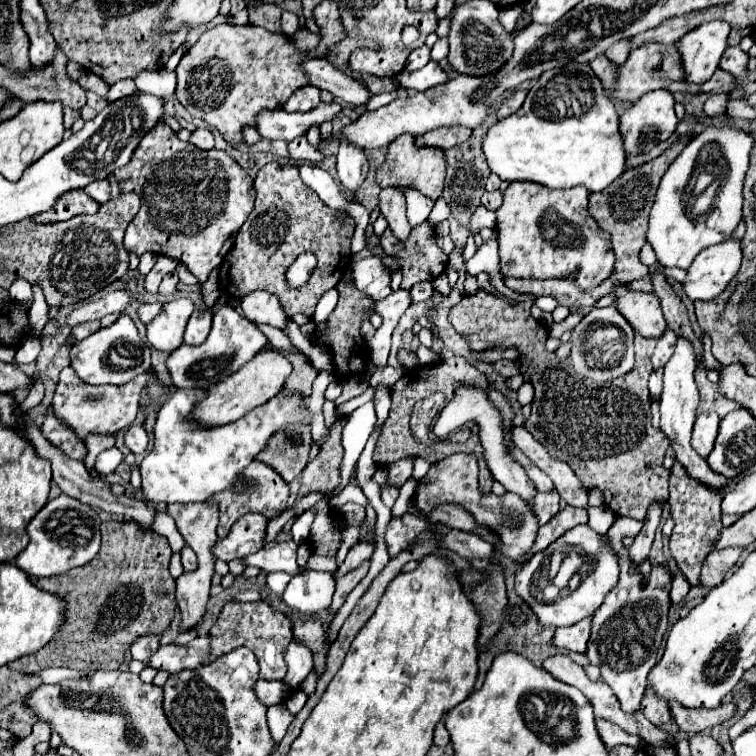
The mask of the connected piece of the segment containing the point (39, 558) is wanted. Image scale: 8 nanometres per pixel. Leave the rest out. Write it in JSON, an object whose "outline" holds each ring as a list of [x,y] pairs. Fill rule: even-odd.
{"outline":[[[62,493],[60,497],[50,499],[32,519],[28,525],[30,543],[14,563],[32,577],[58,577],[74,567],[86,565],[100,551],[100,523],[102,521],[92,507]]]}

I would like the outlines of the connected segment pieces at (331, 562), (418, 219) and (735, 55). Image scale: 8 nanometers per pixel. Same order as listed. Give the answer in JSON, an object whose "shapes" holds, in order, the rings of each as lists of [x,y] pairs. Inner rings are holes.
{"shapes":[[[[312,555],[306,563],[308,569],[316,569],[316,571],[330,571],[334,573],[338,569],[338,563],[336,563],[336,557],[322,557],[322,555]]],[[[408,189],[408,193],[406,193],[406,201],[408,201],[408,223],[412,227],[418,227],[420,223],[426,221],[434,203],[428,201],[428,197],[424,197],[422,193],[416,193],[412,189]]],[[[736,45],[736,47],[728,47],[728,49],[724,51],[720,63],[718,63],[720,69],[732,73],[734,77],[742,75],[742,73],[746,71],[746,65],[748,65],[748,57],[746,57],[746,53],[744,53],[738,45]]]]}

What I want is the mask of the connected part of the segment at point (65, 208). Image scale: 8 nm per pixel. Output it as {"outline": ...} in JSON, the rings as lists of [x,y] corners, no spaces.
{"outline":[[[72,189],[68,193],[64,193],[64,197],[60,197],[54,207],[50,207],[48,211],[40,213],[34,217],[36,223],[58,223],[58,221],[68,221],[76,215],[92,215],[98,211],[98,203],[88,197],[82,189]]]}

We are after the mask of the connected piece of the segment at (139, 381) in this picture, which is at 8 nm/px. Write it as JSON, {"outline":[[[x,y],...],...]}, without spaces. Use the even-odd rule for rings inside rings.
{"outline":[[[66,367],[60,373],[58,391],[56,391],[54,401],[52,401],[52,413],[54,413],[54,417],[58,417],[66,427],[70,427],[84,441],[90,433],[114,435],[114,433],[126,429],[136,419],[142,397],[146,397],[148,401],[158,401],[162,395],[164,395],[162,387],[154,381],[152,371],[138,375],[124,385],[98,385],[98,387],[94,387],[94,385],[84,385],[76,377],[76,373],[72,373],[72,369]],[[90,395],[94,395],[98,399],[90,401],[88,399]]]}

